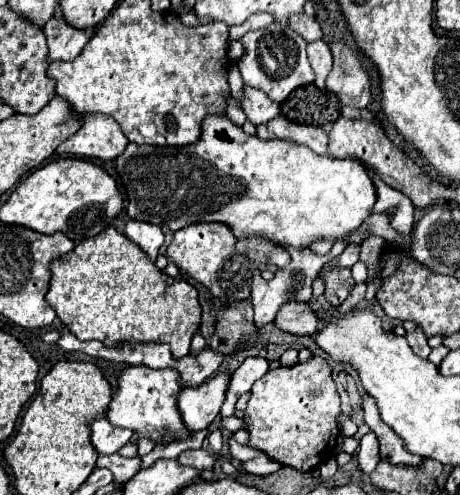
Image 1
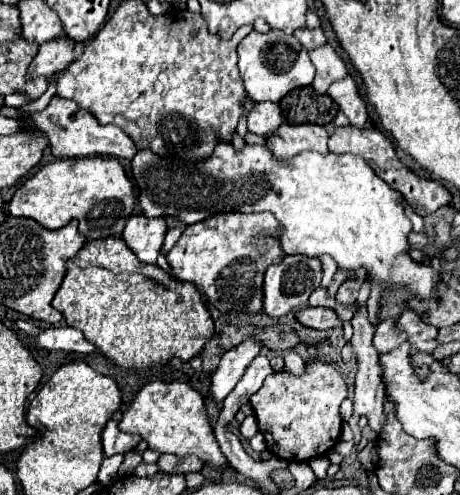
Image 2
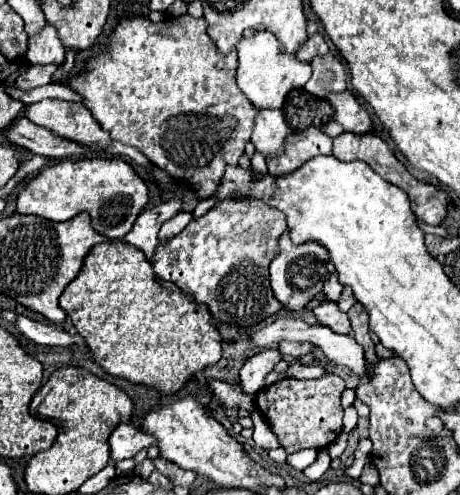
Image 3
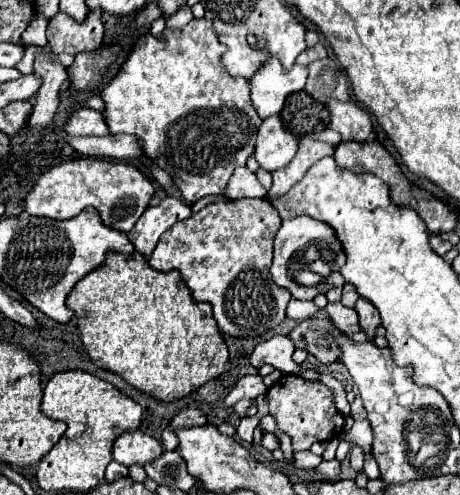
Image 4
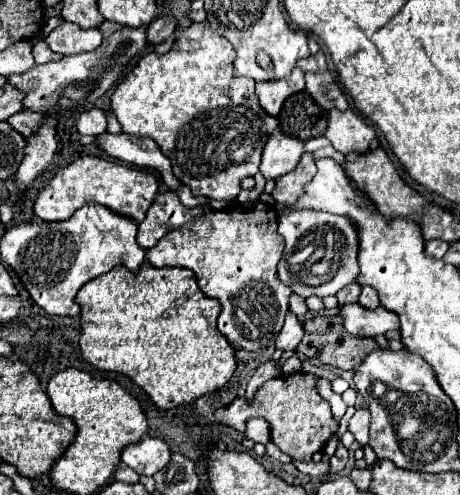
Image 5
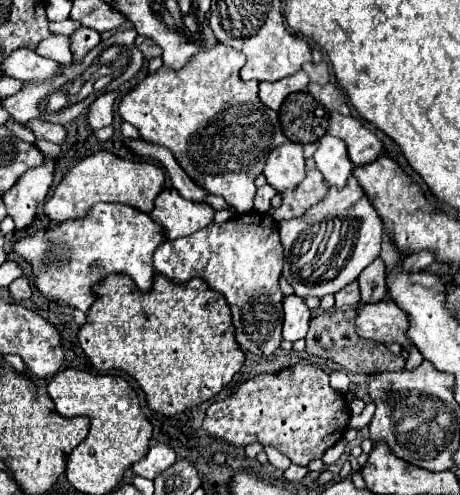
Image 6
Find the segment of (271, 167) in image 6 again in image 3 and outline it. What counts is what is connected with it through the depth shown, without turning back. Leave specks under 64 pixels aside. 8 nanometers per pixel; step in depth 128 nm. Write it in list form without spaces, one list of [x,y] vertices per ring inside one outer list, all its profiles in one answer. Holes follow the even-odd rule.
[[[260,110],[252,132],[252,144],[262,156],[276,158],[284,152],[288,134],[290,128],[284,120],[282,110]]]

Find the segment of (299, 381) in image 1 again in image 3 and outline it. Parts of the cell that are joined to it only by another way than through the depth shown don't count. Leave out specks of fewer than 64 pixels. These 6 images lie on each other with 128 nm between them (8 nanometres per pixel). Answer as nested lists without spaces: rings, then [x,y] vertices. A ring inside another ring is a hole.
[[[326,374],[318,380],[296,380],[284,378],[256,394],[256,406],[260,408],[266,422],[272,426],[274,434],[280,438],[280,444],[288,452],[298,448],[324,448],[332,444],[342,432],[342,406],[340,394],[346,388],[344,380],[336,374]]]

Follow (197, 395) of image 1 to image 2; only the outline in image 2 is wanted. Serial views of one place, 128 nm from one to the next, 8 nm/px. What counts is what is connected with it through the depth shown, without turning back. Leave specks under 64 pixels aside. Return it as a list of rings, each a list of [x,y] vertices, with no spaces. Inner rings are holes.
[[[248,336],[242,344],[224,352],[216,372],[212,374],[212,386],[210,386],[212,398],[224,400],[240,380],[242,372],[248,368],[248,364],[260,354],[260,350],[262,342],[256,336]]]

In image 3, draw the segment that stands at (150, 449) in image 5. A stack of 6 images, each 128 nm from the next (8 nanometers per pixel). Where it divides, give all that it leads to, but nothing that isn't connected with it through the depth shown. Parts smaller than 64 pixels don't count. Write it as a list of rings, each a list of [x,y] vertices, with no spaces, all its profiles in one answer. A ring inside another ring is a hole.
[[[122,422],[110,434],[108,444],[110,444],[110,458],[114,462],[122,462],[122,460],[134,458],[140,450],[148,450],[150,446],[156,446],[156,440],[146,432],[142,432],[140,428],[128,422]]]

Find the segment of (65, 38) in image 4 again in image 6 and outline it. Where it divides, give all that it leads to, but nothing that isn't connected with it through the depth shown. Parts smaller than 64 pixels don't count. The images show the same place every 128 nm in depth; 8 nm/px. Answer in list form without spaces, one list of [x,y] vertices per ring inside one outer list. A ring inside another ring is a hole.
[[[78,28],[70,38],[72,38],[74,60],[82,60],[100,42],[100,34],[92,28]]]

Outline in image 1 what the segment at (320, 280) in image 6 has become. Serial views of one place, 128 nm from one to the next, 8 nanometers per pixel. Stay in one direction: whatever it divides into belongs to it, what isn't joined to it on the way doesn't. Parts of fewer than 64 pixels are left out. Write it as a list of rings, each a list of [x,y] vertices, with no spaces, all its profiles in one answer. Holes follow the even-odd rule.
[[[308,250],[308,252],[290,252],[290,256],[292,256],[290,264],[286,268],[278,270],[270,282],[264,280],[260,274],[254,274],[250,302],[254,306],[254,322],[256,322],[258,328],[262,328],[266,322],[272,322],[282,304],[286,304],[286,302],[310,302],[312,300],[312,282],[330,258],[330,256],[318,256],[312,250]]]

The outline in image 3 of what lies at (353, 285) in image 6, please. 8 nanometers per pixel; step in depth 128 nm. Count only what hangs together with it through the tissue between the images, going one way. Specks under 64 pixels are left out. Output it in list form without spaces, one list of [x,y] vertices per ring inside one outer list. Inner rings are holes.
[[[344,288],[344,292],[342,292],[342,296],[338,298],[338,306],[340,306],[340,310],[342,312],[348,312],[352,306],[356,304],[356,298],[352,296],[352,288]]]

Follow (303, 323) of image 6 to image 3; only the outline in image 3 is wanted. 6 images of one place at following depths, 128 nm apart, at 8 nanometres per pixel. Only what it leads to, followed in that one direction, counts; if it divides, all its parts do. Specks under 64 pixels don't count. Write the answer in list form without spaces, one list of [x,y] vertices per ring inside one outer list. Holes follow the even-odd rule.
[[[268,348],[252,358],[246,360],[246,364],[240,368],[240,384],[246,394],[256,394],[264,386],[266,374],[282,360],[282,354],[278,348]]]

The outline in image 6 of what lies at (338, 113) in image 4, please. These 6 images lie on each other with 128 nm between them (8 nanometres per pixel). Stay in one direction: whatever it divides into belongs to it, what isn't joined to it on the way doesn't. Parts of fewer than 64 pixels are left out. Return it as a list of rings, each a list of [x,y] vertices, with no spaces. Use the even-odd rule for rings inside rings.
[[[334,112],[330,116],[330,128],[328,130],[332,136],[344,138],[348,152],[350,152],[348,156],[350,156],[352,164],[356,164],[356,166],[370,164],[384,154],[384,144],[376,138],[374,132],[370,132],[354,116],[342,116],[342,114]]]

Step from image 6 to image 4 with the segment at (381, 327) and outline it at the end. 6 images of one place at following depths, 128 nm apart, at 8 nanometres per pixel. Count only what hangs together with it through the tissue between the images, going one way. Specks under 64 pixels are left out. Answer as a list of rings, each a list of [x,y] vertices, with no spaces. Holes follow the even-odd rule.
[[[336,302],[336,304],[328,304],[324,310],[328,312],[328,316],[336,324],[336,328],[340,328],[344,334],[352,336],[352,334],[356,334],[356,332],[362,330],[354,308],[346,308],[344,304]]]

